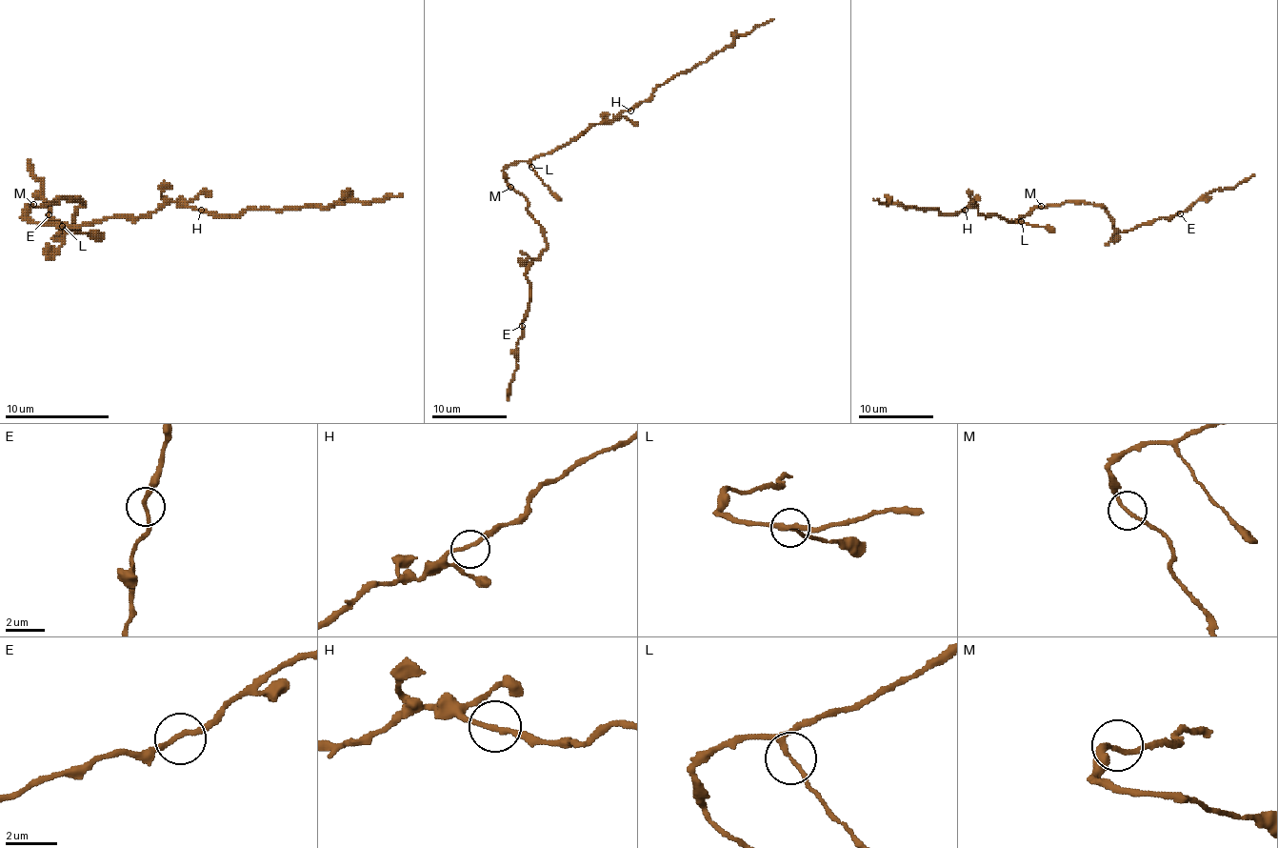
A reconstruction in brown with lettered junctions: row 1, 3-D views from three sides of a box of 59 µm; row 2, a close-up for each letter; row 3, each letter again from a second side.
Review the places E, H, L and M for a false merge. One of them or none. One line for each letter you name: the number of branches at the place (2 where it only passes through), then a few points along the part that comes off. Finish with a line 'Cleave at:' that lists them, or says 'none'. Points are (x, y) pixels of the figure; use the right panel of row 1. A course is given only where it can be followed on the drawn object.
Cleave at: none

